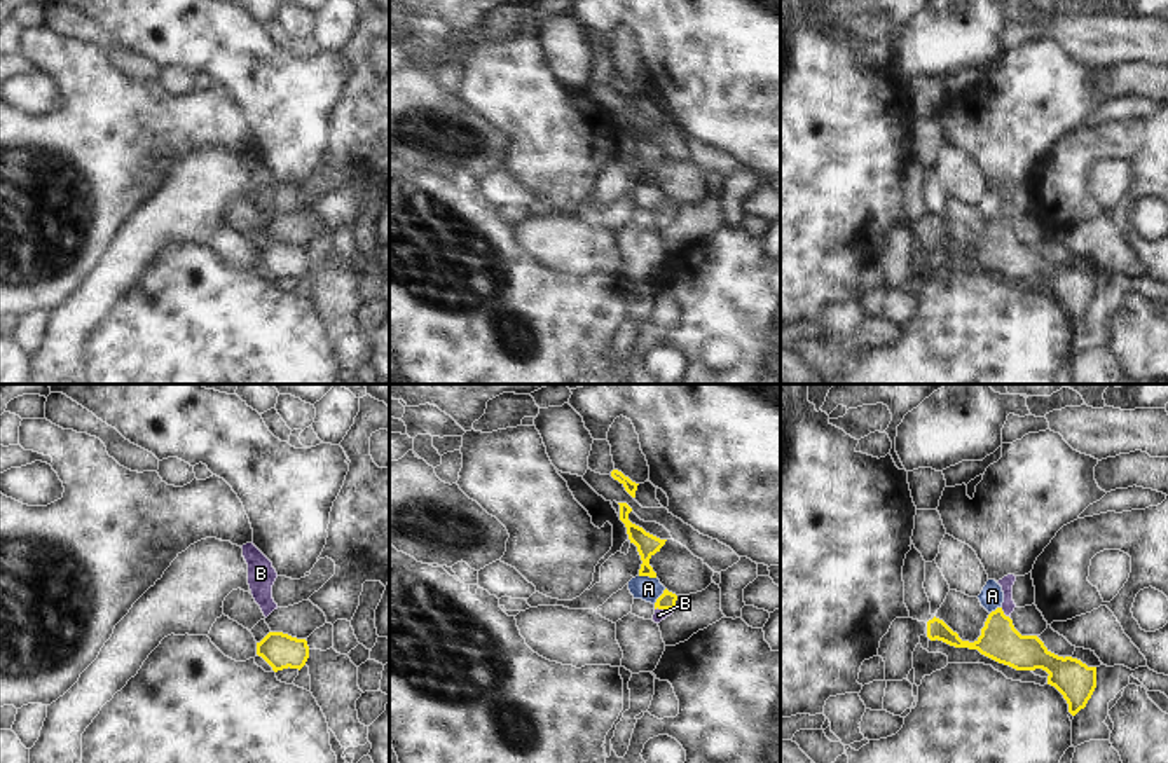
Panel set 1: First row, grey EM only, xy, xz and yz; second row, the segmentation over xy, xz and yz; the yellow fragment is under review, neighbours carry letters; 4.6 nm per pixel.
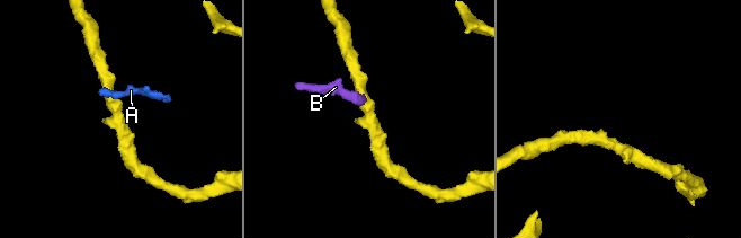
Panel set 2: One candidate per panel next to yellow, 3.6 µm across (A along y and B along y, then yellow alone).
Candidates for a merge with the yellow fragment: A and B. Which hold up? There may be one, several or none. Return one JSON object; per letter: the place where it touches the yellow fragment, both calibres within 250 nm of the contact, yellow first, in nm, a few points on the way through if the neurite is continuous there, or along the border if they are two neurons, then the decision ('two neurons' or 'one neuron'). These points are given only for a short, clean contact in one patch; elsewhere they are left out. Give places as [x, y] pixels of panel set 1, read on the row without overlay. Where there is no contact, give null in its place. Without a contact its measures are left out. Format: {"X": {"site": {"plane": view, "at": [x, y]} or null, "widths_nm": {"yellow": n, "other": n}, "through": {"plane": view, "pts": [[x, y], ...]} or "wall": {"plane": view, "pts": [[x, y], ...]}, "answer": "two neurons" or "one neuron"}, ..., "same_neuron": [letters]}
{"A": {"site": {"plane": "xz", "at": [648, 184]}, "widths_nm": {"yellow": 100, "other": 110}, "wall": {"plane": "xz", "pts": [[639, 184], [655, 187]]}, "answer": "two neurons"}, "B": {"site": {"plane": "xz", "at": [664, 217]}, "widths_nm": {"yellow": 80, "other": 50}, "through": {"plane": "xz", "pts": [[667, 208], [664, 217], [659, 224]]}, "answer": "one neuron"}, "same_neuron": ["B"]}

